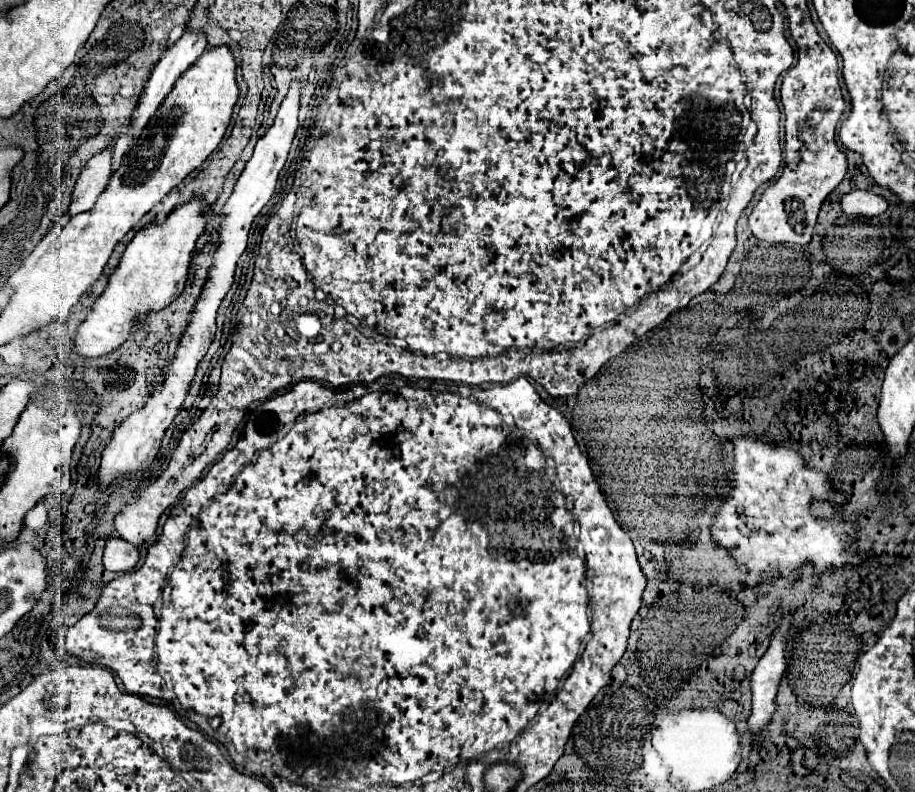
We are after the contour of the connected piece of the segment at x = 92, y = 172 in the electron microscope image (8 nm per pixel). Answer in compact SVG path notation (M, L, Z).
M101 151L87 163L87 167L79 175L77 185L73 189L71 209L69 209L71 217L83 211L89 211L95 205L97 197L107 187L111 173L113 173L111 171L111 151Z

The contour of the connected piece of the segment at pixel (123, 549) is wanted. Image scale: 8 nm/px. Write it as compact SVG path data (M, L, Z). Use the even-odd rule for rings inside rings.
M109 537L105 543L105 553L103 553L103 565L109 571L115 573L127 573L131 571L139 561L139 549L127 543L125 539L119 537Z

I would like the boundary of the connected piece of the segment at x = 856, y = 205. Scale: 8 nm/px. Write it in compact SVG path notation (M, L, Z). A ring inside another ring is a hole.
M867 189L851 191L851 193L843 195L841 207L851 217L873 217L873 215L885 213L887 199L873 191L867 191Z

